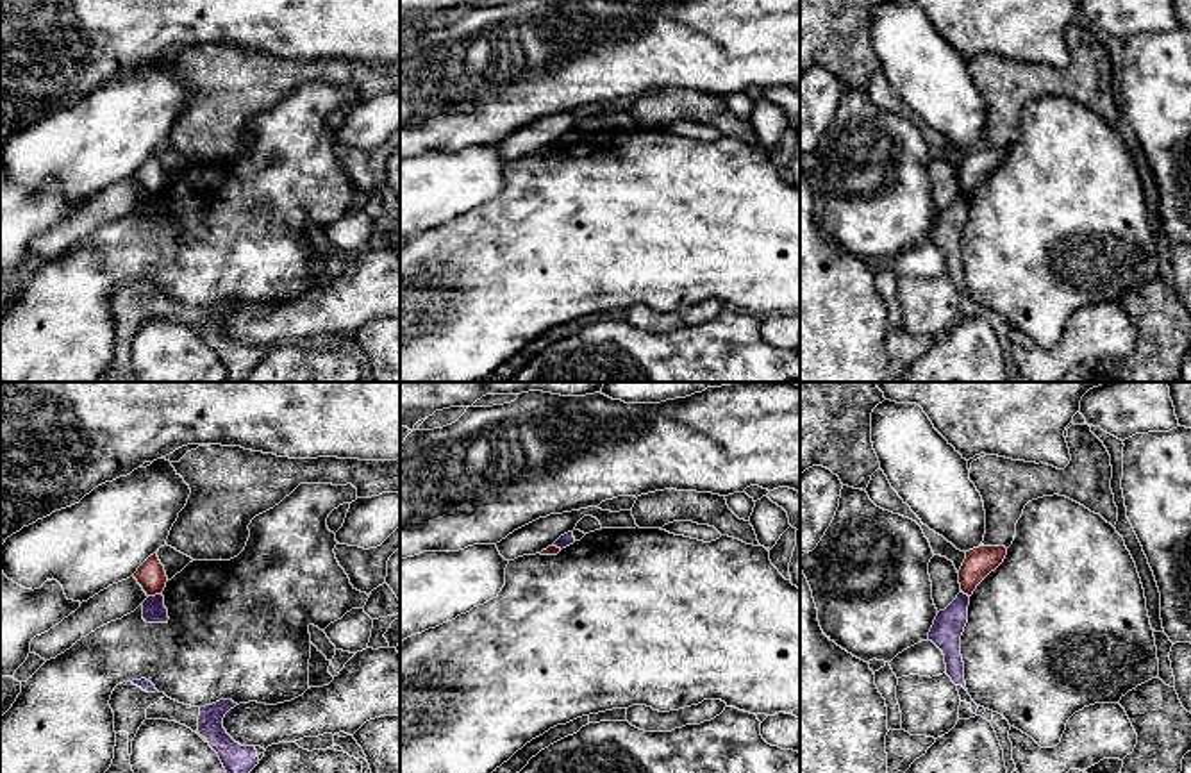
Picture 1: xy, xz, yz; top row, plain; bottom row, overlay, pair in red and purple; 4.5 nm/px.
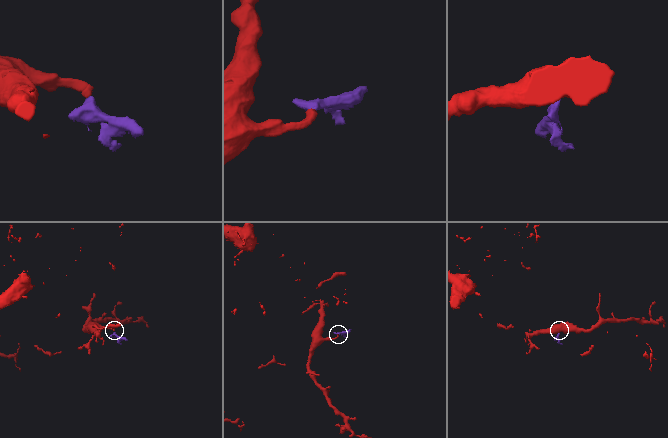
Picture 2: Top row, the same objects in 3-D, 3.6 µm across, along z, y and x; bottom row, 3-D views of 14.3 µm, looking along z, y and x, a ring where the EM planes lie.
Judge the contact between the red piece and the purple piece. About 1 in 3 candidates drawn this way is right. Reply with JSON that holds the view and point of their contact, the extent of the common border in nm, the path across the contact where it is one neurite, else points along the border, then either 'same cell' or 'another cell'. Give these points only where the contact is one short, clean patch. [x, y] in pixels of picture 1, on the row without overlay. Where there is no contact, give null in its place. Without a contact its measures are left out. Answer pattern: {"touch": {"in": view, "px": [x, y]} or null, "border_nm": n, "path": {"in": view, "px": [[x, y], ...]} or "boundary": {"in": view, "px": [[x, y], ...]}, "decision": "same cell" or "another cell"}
{"touch": {"in": "xy", "px": [154, 195]}, "border_nm": 70, "decision": "another cell"}

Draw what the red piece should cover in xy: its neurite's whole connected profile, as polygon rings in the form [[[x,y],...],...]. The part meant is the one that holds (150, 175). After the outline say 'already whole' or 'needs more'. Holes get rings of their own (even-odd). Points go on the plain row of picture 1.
[[[157,152],[150,155],[134,173],[134,179],[143,187],[146,196],[161,195],[166,187],[168,177],[161,164]]]; already whole

